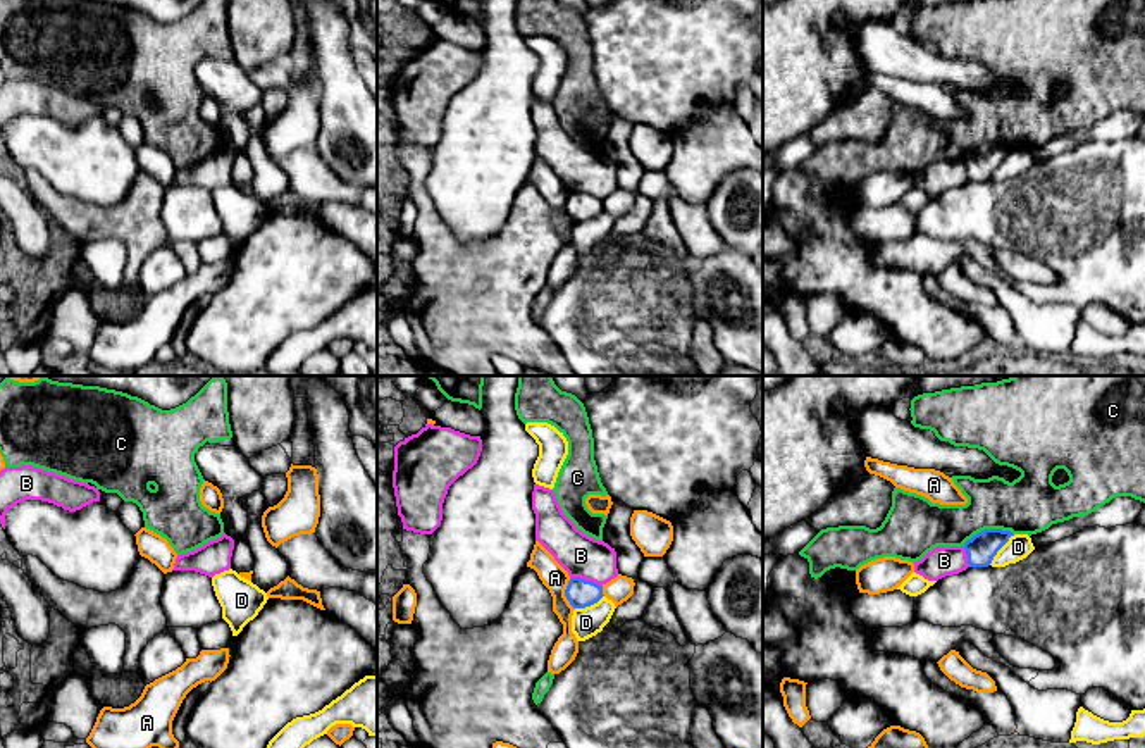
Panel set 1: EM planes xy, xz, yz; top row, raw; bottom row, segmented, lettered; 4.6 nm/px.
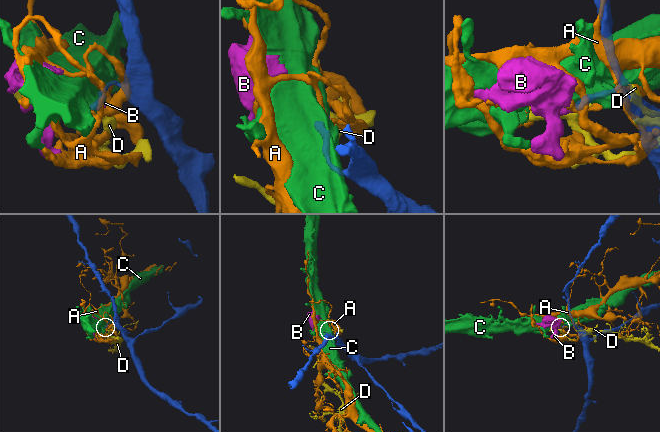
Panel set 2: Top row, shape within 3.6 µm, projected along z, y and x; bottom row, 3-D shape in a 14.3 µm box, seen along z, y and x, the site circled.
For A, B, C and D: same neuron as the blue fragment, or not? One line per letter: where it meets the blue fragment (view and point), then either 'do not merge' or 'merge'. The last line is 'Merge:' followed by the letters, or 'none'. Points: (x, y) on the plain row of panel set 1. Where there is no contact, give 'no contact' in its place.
A: xz (565, 209) | do not merge
B: xz (584, 193) | do not merge
C: yz (987, 143) | do not merge
D: yz (1001, 161) | do not merge
Merge: none

